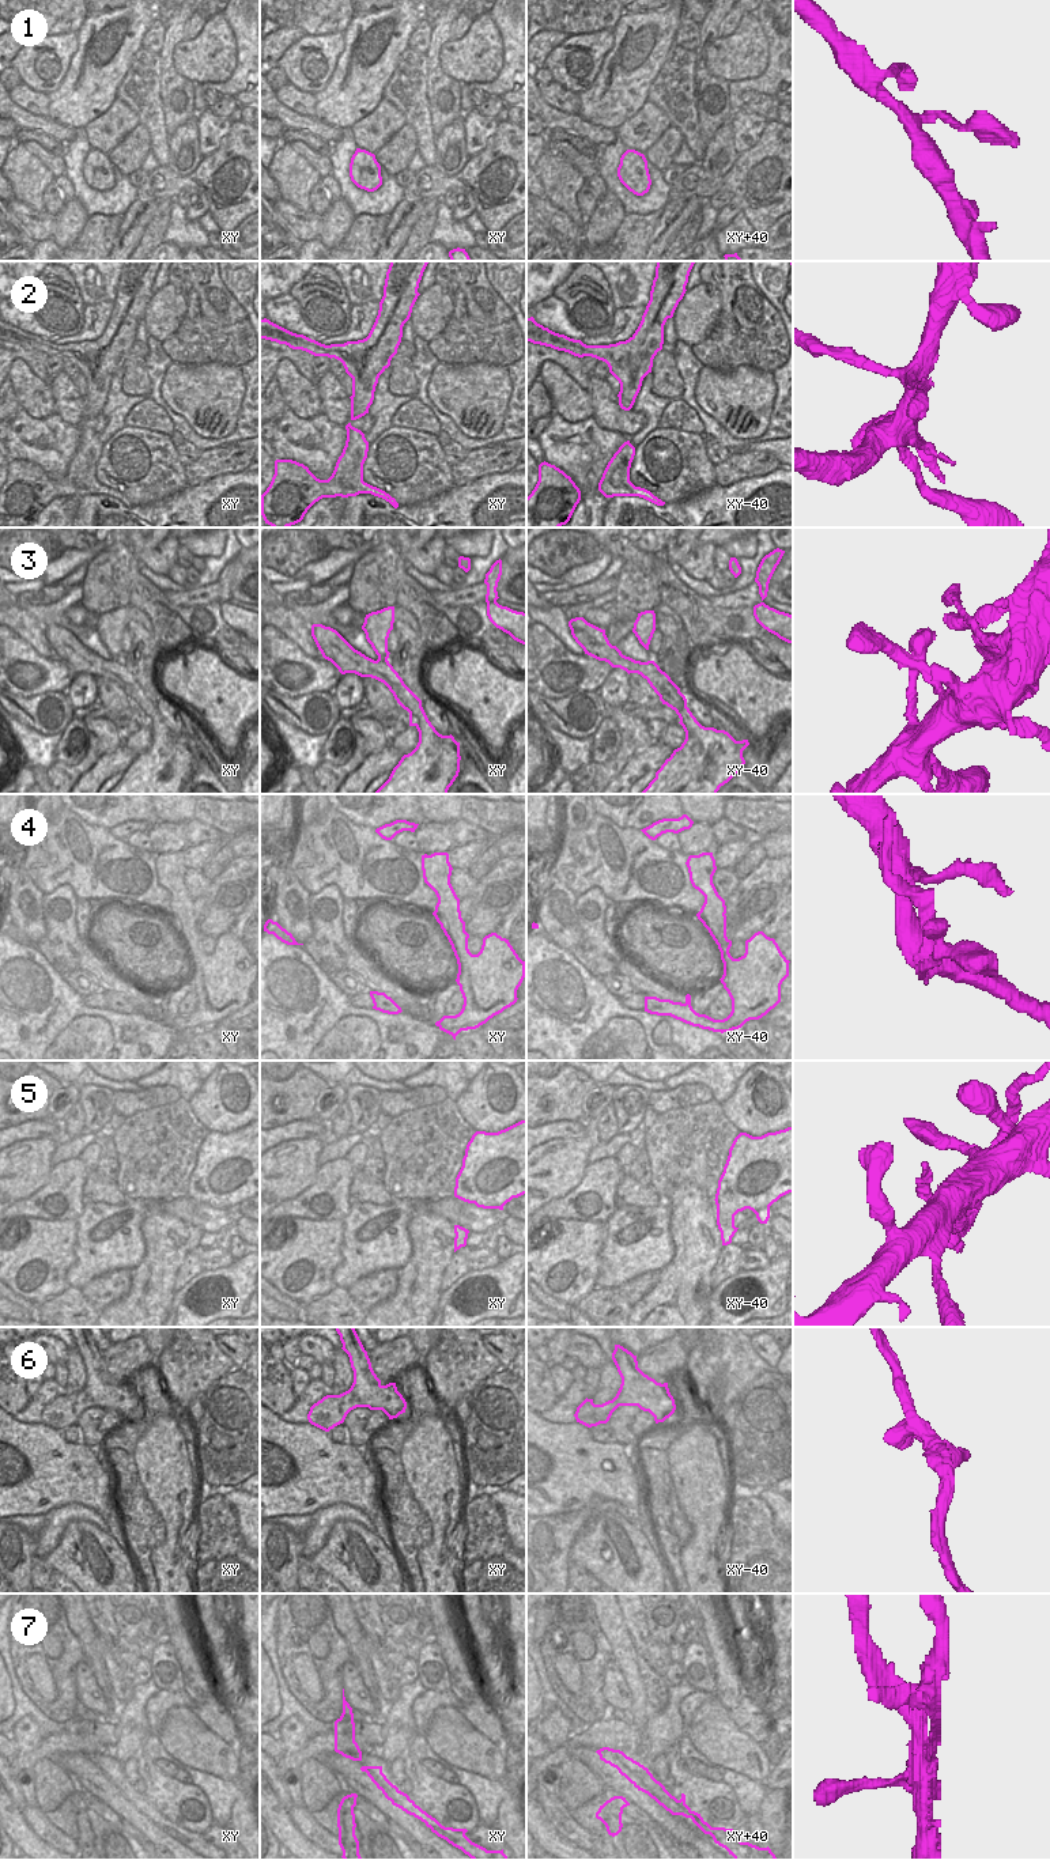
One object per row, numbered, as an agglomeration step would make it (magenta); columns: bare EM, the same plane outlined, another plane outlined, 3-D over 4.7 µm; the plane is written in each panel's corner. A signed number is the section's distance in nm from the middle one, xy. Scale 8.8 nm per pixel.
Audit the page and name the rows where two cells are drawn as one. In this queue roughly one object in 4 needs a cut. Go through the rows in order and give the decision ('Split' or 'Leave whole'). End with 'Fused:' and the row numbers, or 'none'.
1: Leave whole
2: Leave whole
3: Leave whole
4: Split
5: Split
6: Split
7: Split
Fused: 4, 5, 6, 7.

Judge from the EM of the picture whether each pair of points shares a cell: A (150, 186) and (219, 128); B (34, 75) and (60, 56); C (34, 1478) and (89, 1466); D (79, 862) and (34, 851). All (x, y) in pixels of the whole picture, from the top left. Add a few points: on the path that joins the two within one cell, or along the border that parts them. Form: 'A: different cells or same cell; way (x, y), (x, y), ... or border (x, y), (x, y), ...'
A: different cells; border (226, 133), (221, 144), (203, 157)
B: same cell; way (36, 67), (52, 55)
C: same cell; way (48, 1473), (75, 1473)
D: same cell; way (68, 851), (45, 851)

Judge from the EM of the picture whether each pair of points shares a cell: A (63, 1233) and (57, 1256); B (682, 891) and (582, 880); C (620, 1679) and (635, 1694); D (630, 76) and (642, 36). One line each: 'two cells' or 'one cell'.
A: one cell
B: one cell
C: one cell
D: one cell

